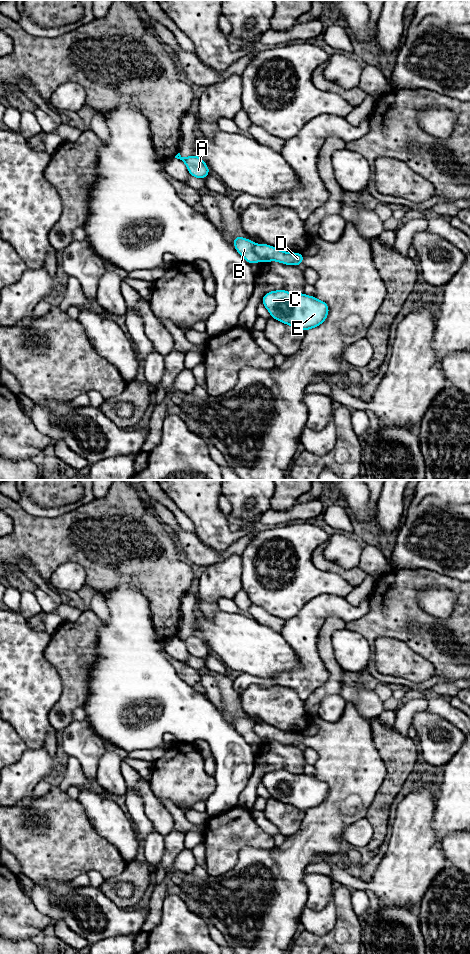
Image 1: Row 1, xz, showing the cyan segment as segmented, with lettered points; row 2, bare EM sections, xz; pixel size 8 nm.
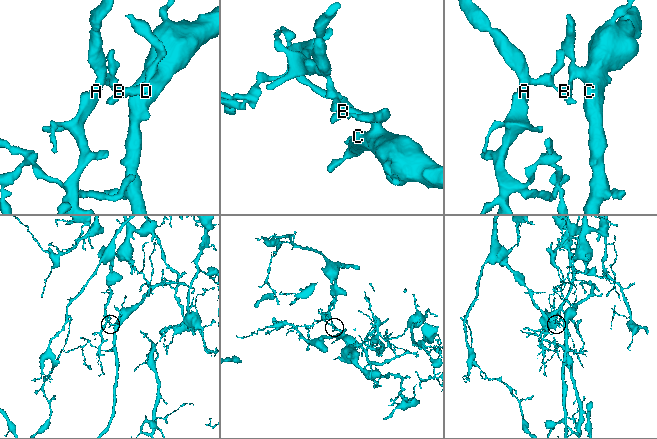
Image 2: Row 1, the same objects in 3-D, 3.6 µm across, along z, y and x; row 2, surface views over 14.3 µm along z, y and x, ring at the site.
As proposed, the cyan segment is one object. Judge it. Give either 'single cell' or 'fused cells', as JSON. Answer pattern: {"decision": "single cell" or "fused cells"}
{"decision": "fused cells"}

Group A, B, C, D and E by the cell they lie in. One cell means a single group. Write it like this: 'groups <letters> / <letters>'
groups A B / C D E

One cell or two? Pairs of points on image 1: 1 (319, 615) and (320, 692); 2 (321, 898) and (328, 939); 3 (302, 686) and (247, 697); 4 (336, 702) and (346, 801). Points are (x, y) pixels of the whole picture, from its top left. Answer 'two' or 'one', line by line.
1: two
2: two
3: two
4: two

